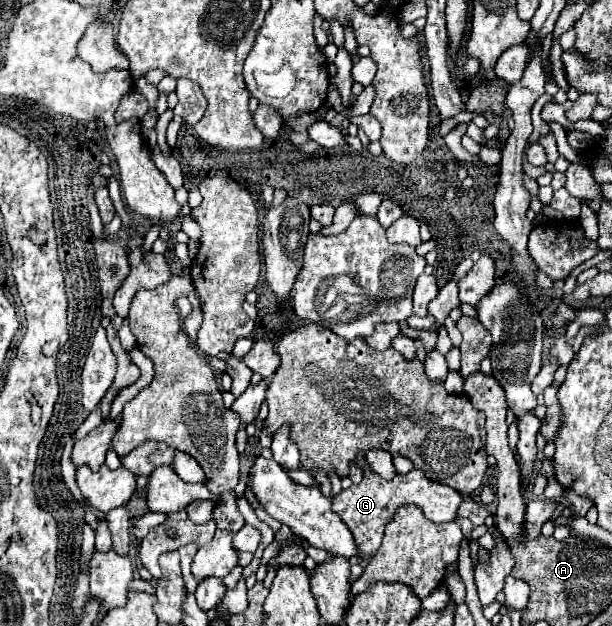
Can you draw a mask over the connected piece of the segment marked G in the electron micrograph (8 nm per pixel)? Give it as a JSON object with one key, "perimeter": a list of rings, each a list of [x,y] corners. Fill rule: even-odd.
{"perimeter":[[[357,455],[357,463],[363,469],[363,481],[359,485],[351,485],[349,489],[343,489],[339,495],[335,495],[331,507],[353,533],[357,547],[361,547],[361,555],[357,555],[359,561],[367,561],[375,555],[375,551],[379,549],[381,539],[383,539],[385,523],[389,523],[389,519],[395,515],[397,507],[417,505],[423,511],[423,515],[433,523],[451,523],[457,519],[463,497],[453,487],[445,487],[441,483],[429,481],[417,469],[409,471],[407,475],[397,475],[395,479],[387,481],[369,467],[369,463],[363,455]]]}

